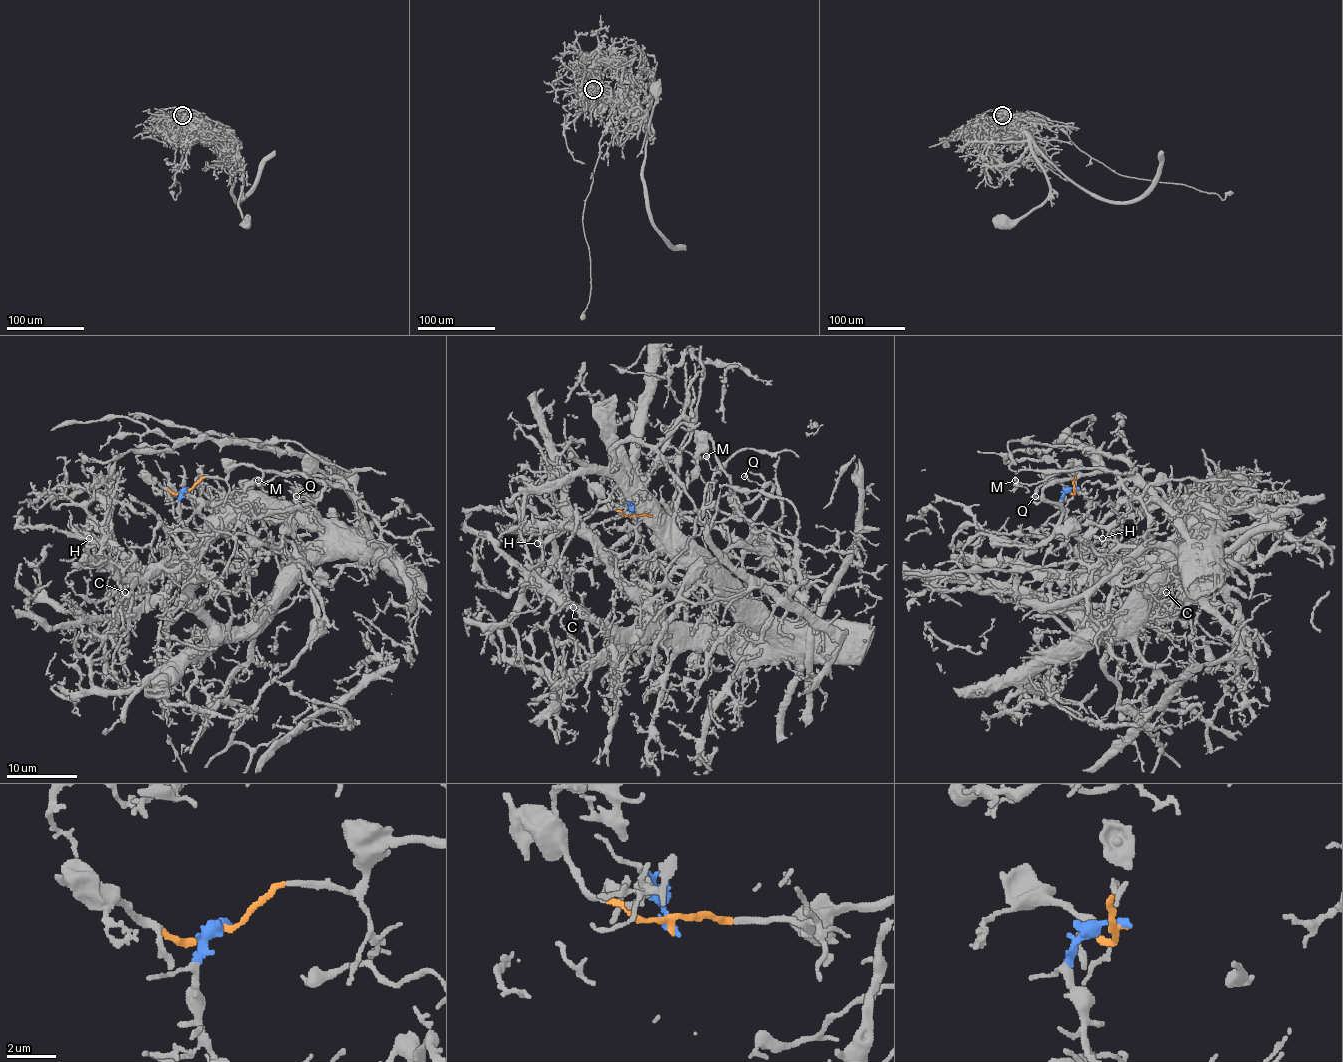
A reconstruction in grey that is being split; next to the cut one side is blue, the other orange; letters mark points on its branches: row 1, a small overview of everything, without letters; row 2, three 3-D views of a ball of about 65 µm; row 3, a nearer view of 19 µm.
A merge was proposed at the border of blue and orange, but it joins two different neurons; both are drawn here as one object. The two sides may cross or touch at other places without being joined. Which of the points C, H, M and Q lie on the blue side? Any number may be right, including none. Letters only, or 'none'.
C, H

